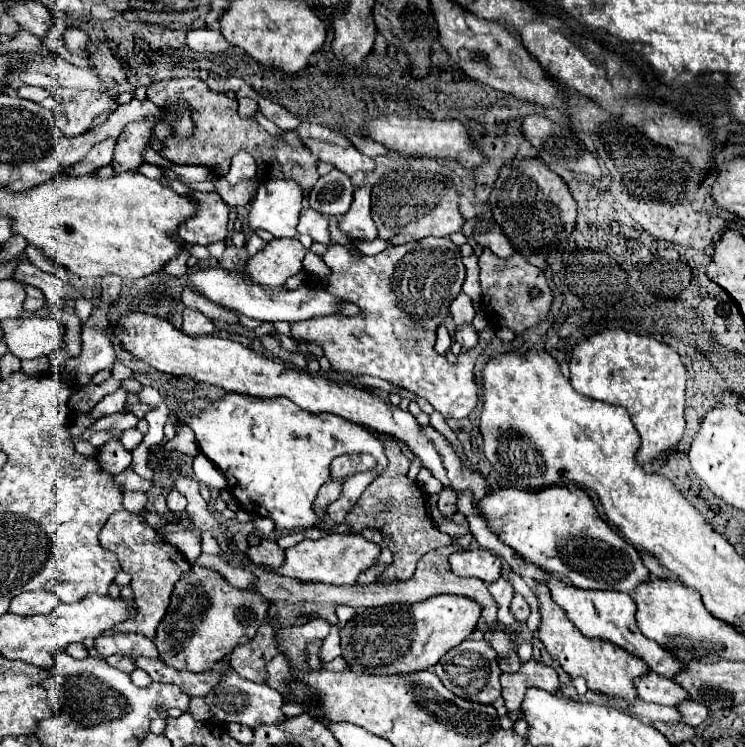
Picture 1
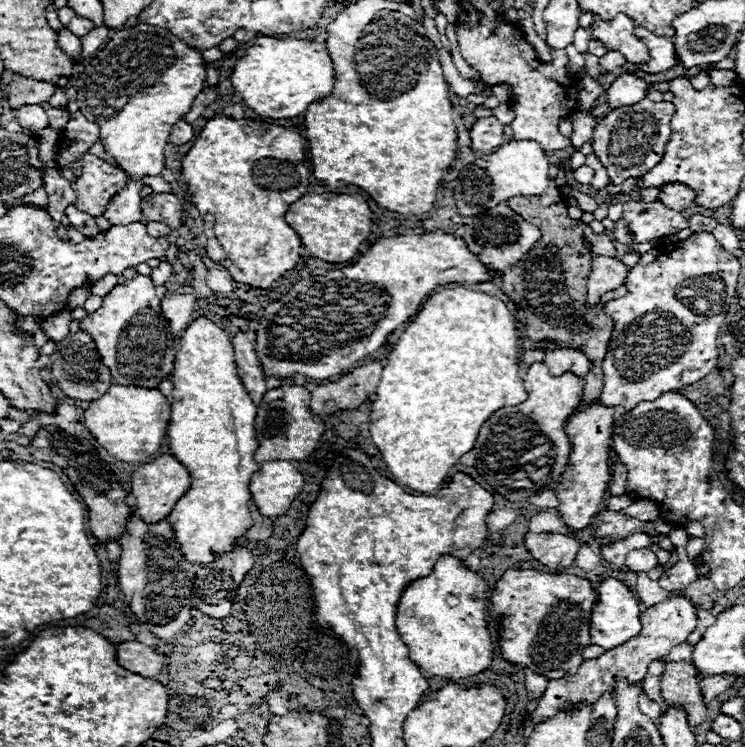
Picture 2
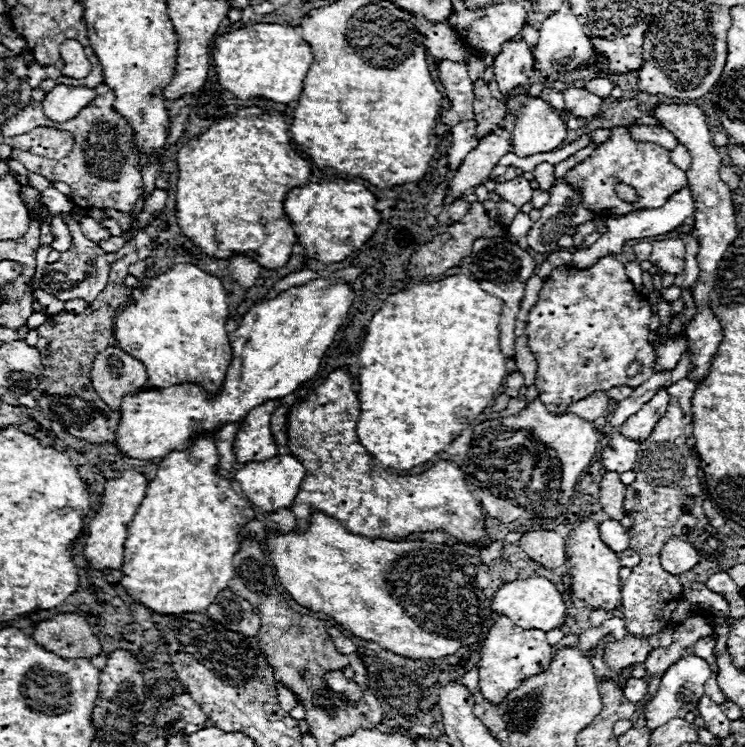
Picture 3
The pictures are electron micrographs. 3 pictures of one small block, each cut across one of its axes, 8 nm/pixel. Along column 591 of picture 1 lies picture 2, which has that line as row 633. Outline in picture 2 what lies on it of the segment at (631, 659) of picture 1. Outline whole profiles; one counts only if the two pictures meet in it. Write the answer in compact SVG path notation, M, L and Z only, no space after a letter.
M672 596L660 604L644 610L640 614L642 630L638 636L634 636L634 640L628 640L626 644L622 644L618 648L606 650L602 656L598 656L594 660L584 660L574 676L564 676L564 678L548 682L546 692L536 702L536 710L532 714L532 726L554 718L560 708L570 710L572 706L582 704L582 702L596 704L604 692L614 692L614 682L618 678L626 678L632 686L640 684L646 676L650 662L668 660L670 650L688 638L688 634L696 628L696 622L698 622L698 618L696 618L694 604L682 596Z

